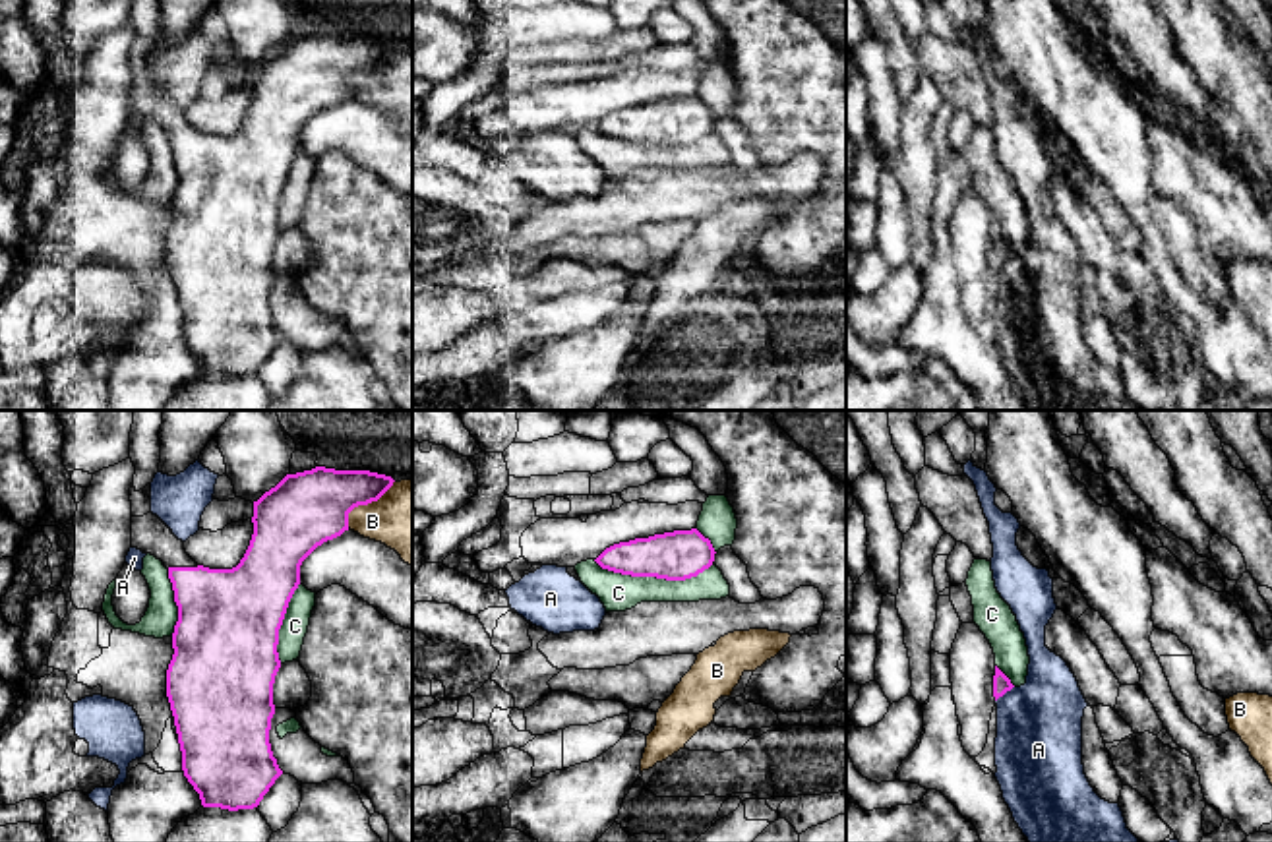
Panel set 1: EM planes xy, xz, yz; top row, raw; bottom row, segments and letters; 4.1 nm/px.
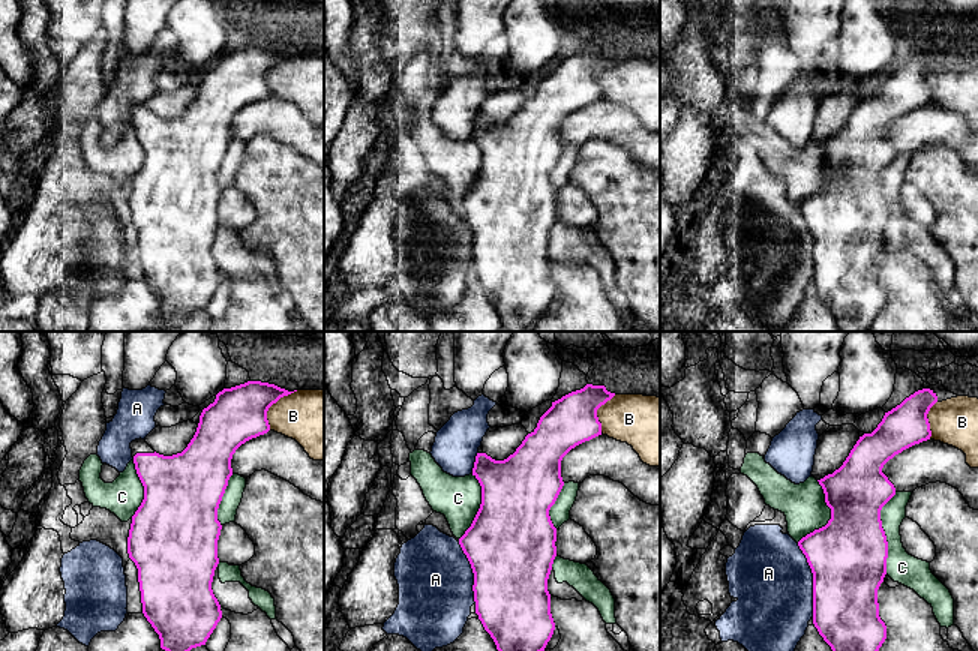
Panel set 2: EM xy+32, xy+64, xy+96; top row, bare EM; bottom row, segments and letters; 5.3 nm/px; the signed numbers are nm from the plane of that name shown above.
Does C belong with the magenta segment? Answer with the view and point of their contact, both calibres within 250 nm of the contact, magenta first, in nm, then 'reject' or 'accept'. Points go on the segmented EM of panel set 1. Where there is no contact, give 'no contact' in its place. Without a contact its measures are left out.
xz (653, 575) | 200/160 nm | accept

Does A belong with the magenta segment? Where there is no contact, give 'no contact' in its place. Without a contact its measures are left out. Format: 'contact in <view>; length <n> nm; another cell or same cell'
contact in yz; length 100 nm; another cell

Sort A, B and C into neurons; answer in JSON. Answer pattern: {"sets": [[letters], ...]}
{"sets": [["A"], ["B"], ["C"]]}

